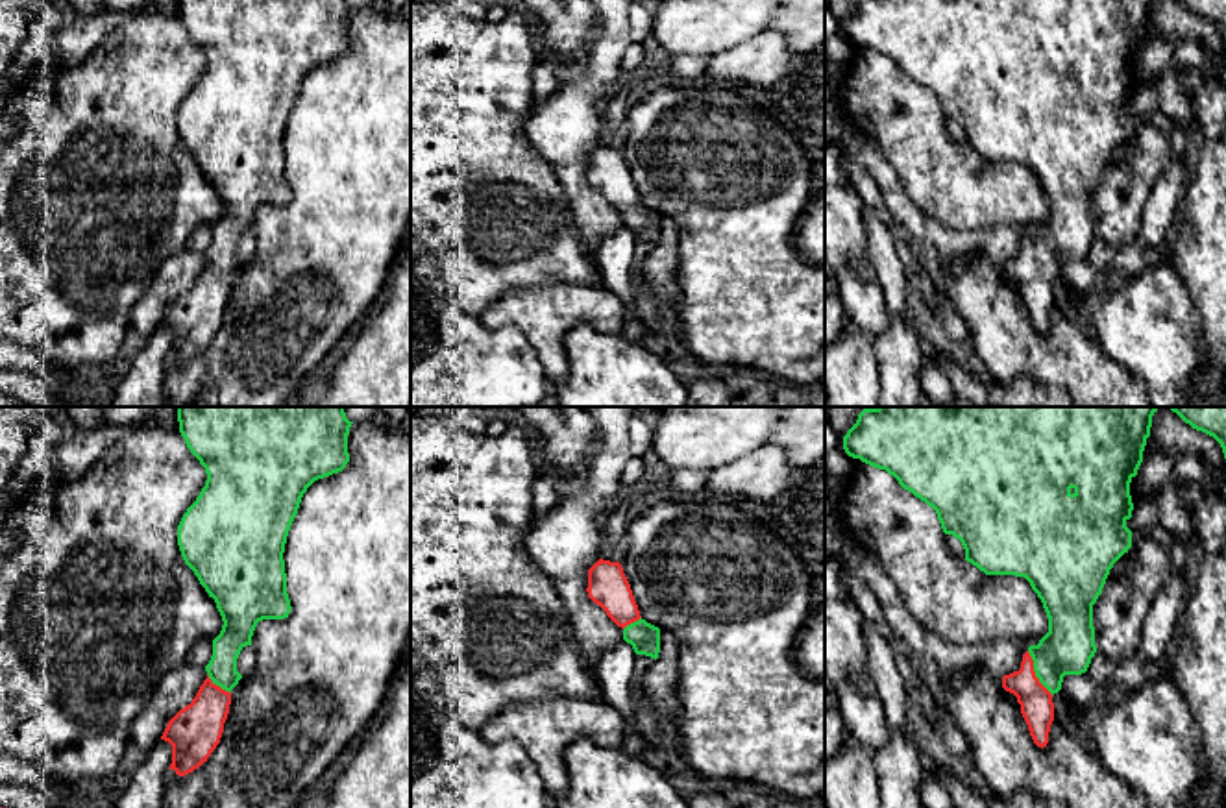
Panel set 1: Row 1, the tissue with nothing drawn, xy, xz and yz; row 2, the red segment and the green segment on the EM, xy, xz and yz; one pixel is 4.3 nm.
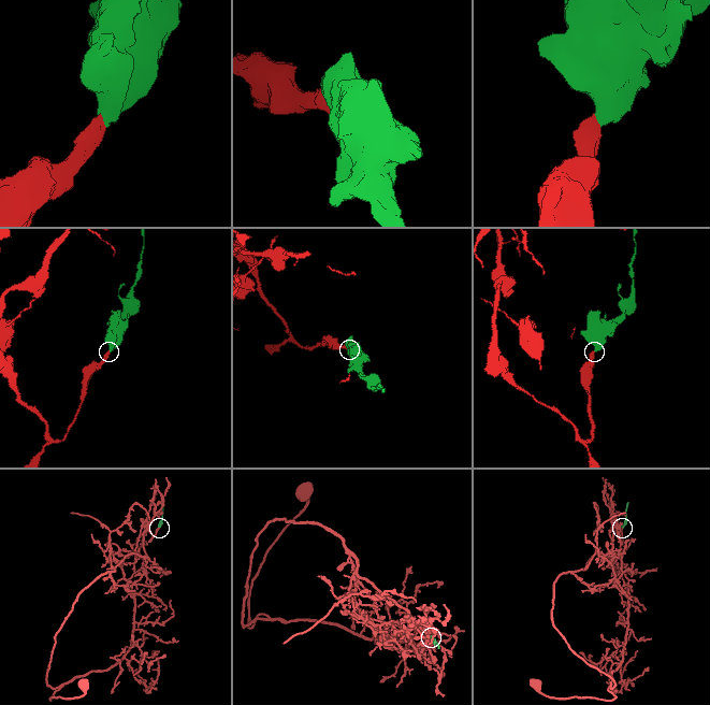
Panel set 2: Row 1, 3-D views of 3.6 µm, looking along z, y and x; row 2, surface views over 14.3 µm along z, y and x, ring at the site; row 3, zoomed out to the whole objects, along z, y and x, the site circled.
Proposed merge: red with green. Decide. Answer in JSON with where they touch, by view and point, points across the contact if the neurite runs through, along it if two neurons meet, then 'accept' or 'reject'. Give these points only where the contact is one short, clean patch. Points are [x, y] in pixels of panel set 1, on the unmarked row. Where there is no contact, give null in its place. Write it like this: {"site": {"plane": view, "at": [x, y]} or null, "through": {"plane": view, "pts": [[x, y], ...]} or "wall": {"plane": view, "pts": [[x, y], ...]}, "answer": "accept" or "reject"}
{"site": {"plane": "yz", "at": [1034, 259]}, "through": {"plane": "yz", "pts": [[1036, 289], [1034, 259], [1067, 233]]}, "answer": "accept"}

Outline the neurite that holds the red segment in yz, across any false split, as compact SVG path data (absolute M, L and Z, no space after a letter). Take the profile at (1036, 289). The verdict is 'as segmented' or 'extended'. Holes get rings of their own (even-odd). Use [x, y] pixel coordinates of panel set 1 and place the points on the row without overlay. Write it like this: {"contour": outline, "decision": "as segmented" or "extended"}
{"contour": "M858 0L856 9L843 22L843 35L849 43L886 55L899 70L915 83L932 92L945 120L958 124L965 135L965 146L986 161L1024 163L1043 189L1048 203L1048 218L1037 231L1030 231L1023 240L1021 255L1002 263L1002 274L1017 283L1021 300L1028 311L1030 322L1037 333L1047 333L1050 311L1054 307L1052 281L1061 275L1065 261L1082 261L1087 257L1097 239L1093 190L1097 189L1110 155L1132 133L1132 116L1126 107L1132 104L1134 89L1130 68L1143 48L1146 24L1150 22L1154 0Z", "decision": "extended"}

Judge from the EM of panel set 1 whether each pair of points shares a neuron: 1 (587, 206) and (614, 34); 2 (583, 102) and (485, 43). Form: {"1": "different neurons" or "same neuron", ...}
{"1": "same neuron", "2": "different neurons"}

